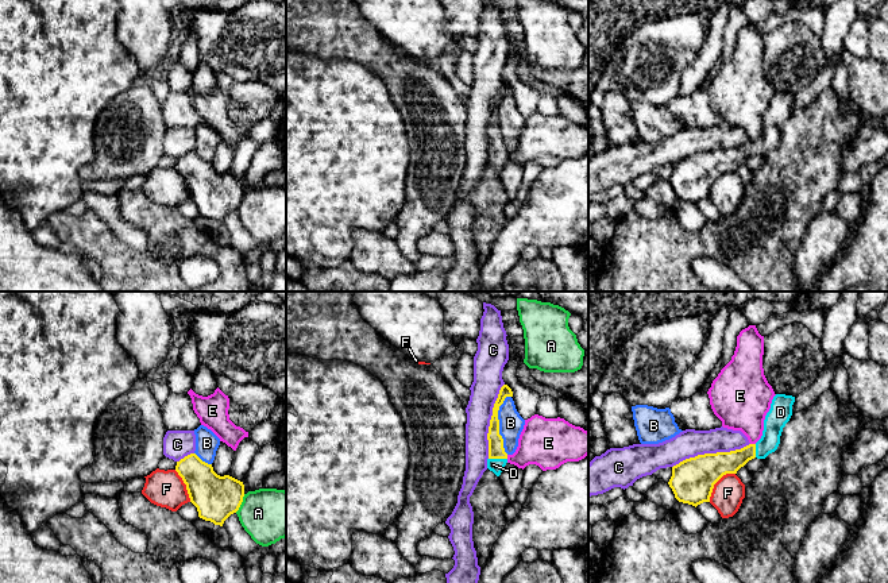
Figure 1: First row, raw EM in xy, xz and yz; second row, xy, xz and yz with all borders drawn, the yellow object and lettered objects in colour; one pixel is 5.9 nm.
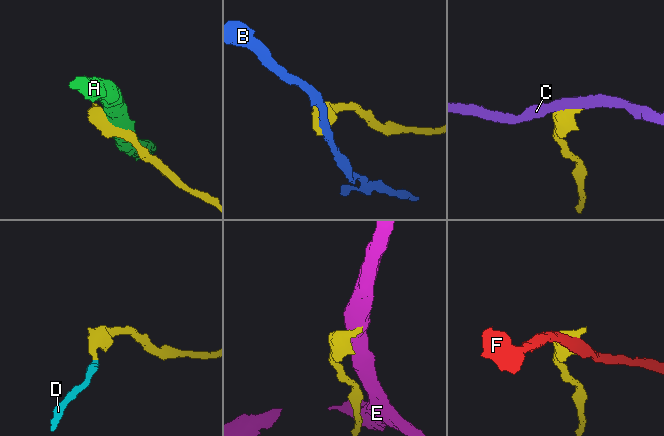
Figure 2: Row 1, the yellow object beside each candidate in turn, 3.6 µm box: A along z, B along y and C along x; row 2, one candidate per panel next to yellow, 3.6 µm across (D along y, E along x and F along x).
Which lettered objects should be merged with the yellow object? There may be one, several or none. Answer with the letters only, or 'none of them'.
D

